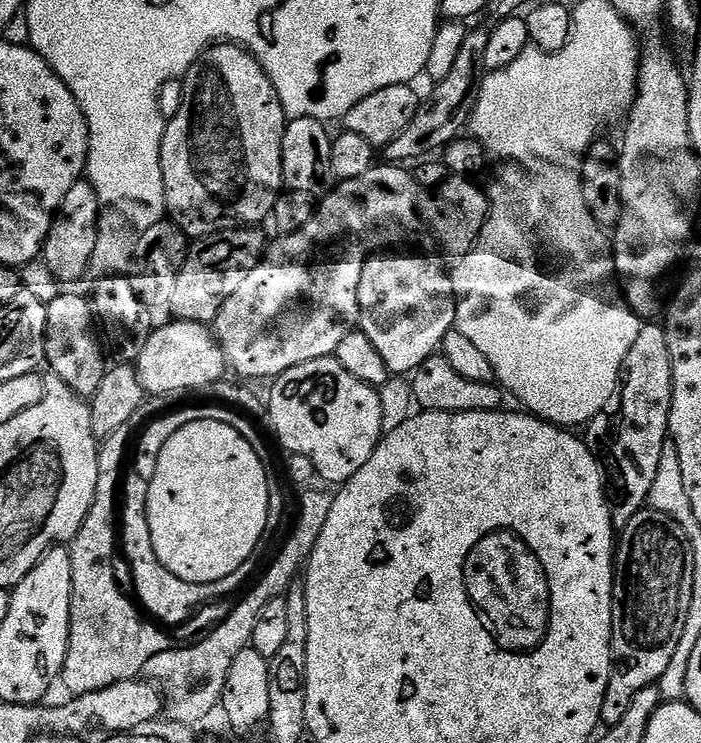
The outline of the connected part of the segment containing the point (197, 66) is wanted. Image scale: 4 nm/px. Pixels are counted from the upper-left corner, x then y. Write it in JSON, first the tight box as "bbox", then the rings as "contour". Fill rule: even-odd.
{"bbox":[160,42,286,238],"contour":[[[217,42],[212,45],[211,48],[205,50],[205,52],[199,56],[190,66],[190,70],[184,77],[184,97],[182,98],[182,106],[178,110],[178,114],[174,114],[172,120],[167,121],[166,127],[164,129],[164,137],[162,138],[162,146],[160,147],[160,165],[162,166],[162,178],[164,179],[164,202],[167,211],[170,213],[170,219],[172,223],[177,224],[181,230],[183,230],[184,235],[189,238],[203,238],[206,236],[216,236],[219,232],[229,232],[235,228],[255,228],[257,226],[263,225],[263,220],[267,221],[271,217],[274,206],[278,202],[281,192],[285,191],[284,186],[284,171],[282,170],[282,138],[284,137],[284,125],[286,123],[286,117],[284,115],[284,107],[282,102],[278,98],[278,90],[274,90],[274,86],[270,82],[270,78],[266,74],[266,70],[259,64],[257,60],[252,56],[252,53],[247,52],[245,48],[240,47],[239,44],[229,44],[227,42]]]}

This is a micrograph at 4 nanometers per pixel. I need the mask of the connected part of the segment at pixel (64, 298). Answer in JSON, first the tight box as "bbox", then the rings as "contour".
{"bbox":[45,292,108,398],"contour":[[[62,292],[48,304],[45,361],[51,373],[62,378],[81,398],[91,398],[97,392],[108,369],[106,363],[104,364],[101,341],[93,336],[94,330],[96,331],[95,316],[87,297]]]}

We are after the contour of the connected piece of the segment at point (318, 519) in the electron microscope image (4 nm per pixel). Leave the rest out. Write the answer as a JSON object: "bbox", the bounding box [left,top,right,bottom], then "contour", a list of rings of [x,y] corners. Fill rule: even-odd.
{"bbox":[143,491,333,724],"contour":[[[329,491],[308,492],[301,498],[300,517],[297,518],[288,541],[281,546],[280,553],[265,570],[264,577],[256,585],[253,583],[239,597],[241,600],[237,602],[236,609],[205,640],[200,640],[189,648],[170,646],[162,654],[150,658],[143,675],[160,689],[164,699],[163,711],[166,716],[168,712],[174,723],[196,724],[199,720],[206,719],[215,708],[217,711],[221,707],[226,690],[226,678],[230,674],[230,666],[234,666],[234,658],[238,658],[242,650],[250,647],[254,638],[254,625],[258,623],[262,610],[266,610],[270,602],[281,599],[288,589],[297,583],[299,576],[296,575],[299,572],[301,575],[308,559],[312,557],[314,546],[322,534],[322,526],[326,526],[326,518],[330,518],[332,497],[333,493]]]}

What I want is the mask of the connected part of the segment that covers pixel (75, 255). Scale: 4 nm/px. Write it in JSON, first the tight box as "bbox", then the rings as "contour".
{"bbox":[42,178,101,286],"contour":[[[82,178],[74,186],[70,186],[70,194],[66,194],[56,219],[52,221],[52,229],[46,238],[42,253],[43,267],[51,272],[52,277],[61,285],[67,286],[82,279],[84,275],[89,275],[94,246],[98,242],[101,211],[98,194],[87,179]]]}

